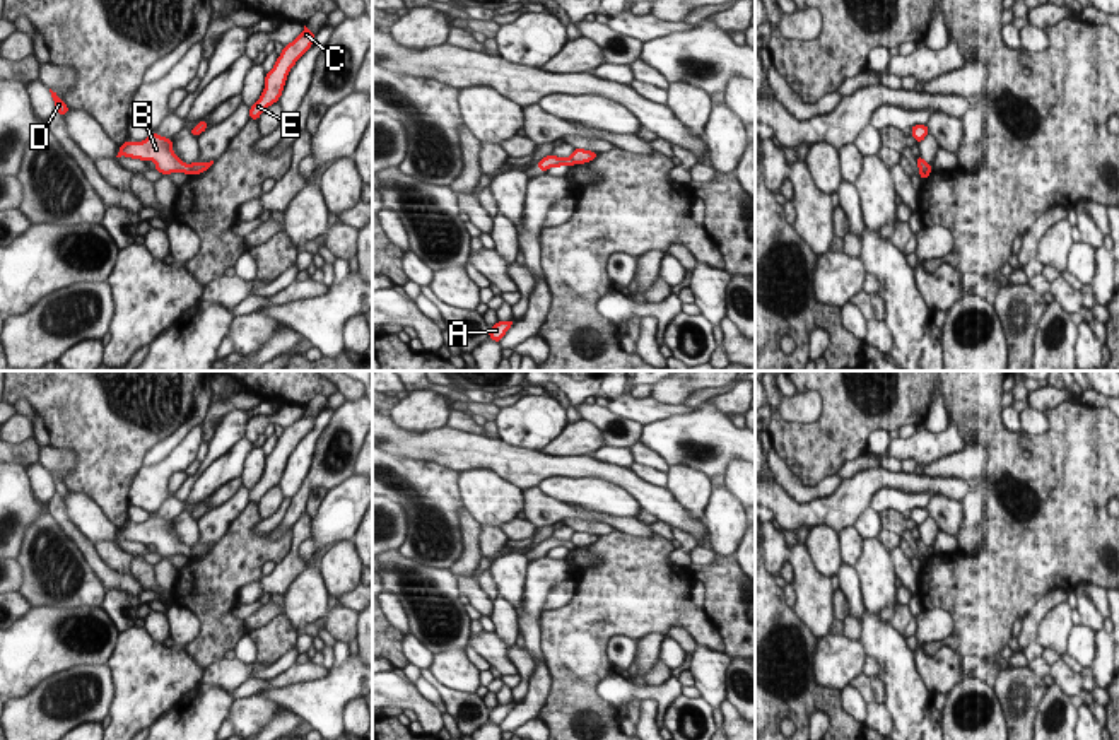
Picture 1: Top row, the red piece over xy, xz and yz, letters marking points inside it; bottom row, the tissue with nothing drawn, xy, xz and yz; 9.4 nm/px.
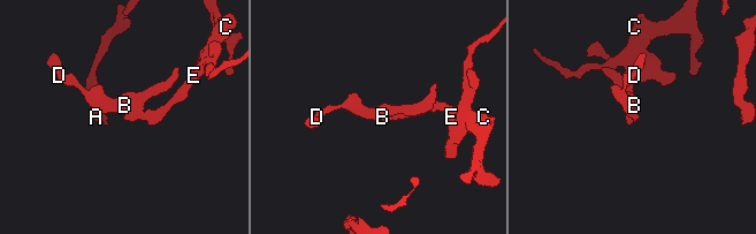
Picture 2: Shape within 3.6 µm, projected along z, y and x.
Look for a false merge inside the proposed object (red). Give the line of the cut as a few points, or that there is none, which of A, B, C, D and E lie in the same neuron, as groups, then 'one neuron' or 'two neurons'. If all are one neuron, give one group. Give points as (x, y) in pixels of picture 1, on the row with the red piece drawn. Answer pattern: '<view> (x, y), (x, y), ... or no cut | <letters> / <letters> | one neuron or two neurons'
xy (190, 164), (187, 173) | A C E / B D | two neurons

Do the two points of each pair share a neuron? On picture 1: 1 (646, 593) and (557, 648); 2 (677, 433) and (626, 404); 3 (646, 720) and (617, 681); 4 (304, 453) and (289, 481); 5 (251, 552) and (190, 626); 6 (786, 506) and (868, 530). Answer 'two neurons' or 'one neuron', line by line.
1: one neuron
2: two neurons
3: two neurons
4: one neuron
5: two neurons
6: two neurons

